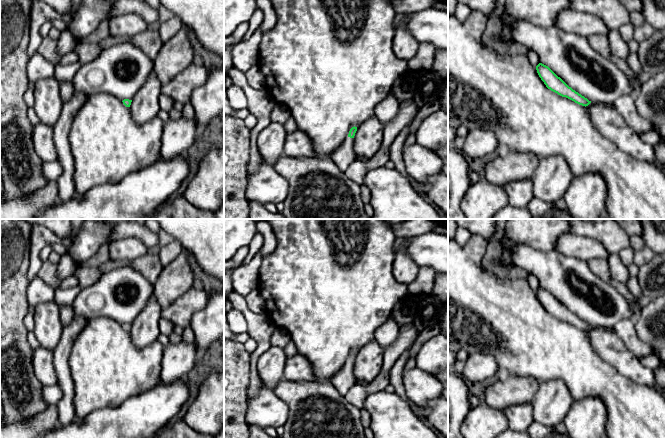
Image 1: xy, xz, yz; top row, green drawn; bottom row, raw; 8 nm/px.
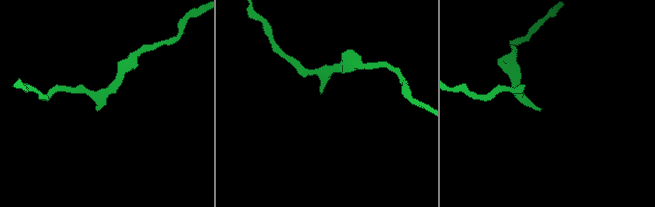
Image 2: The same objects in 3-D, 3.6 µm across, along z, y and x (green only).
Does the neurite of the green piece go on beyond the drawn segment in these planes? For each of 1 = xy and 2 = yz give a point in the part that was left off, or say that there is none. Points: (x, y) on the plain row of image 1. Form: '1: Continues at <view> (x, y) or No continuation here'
1: No continuation here
2: No continuation here

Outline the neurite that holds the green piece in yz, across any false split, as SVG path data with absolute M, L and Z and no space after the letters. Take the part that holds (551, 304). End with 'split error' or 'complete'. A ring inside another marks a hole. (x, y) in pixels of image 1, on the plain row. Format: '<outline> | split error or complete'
M539 287L536 290L537 297L546 311L562 321L566 321L575 327L588 330L591 325L569 311L560 301L558 301L548 290Z | complete

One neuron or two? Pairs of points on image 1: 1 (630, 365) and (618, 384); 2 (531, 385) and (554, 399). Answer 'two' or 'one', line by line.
1: two
2: two

